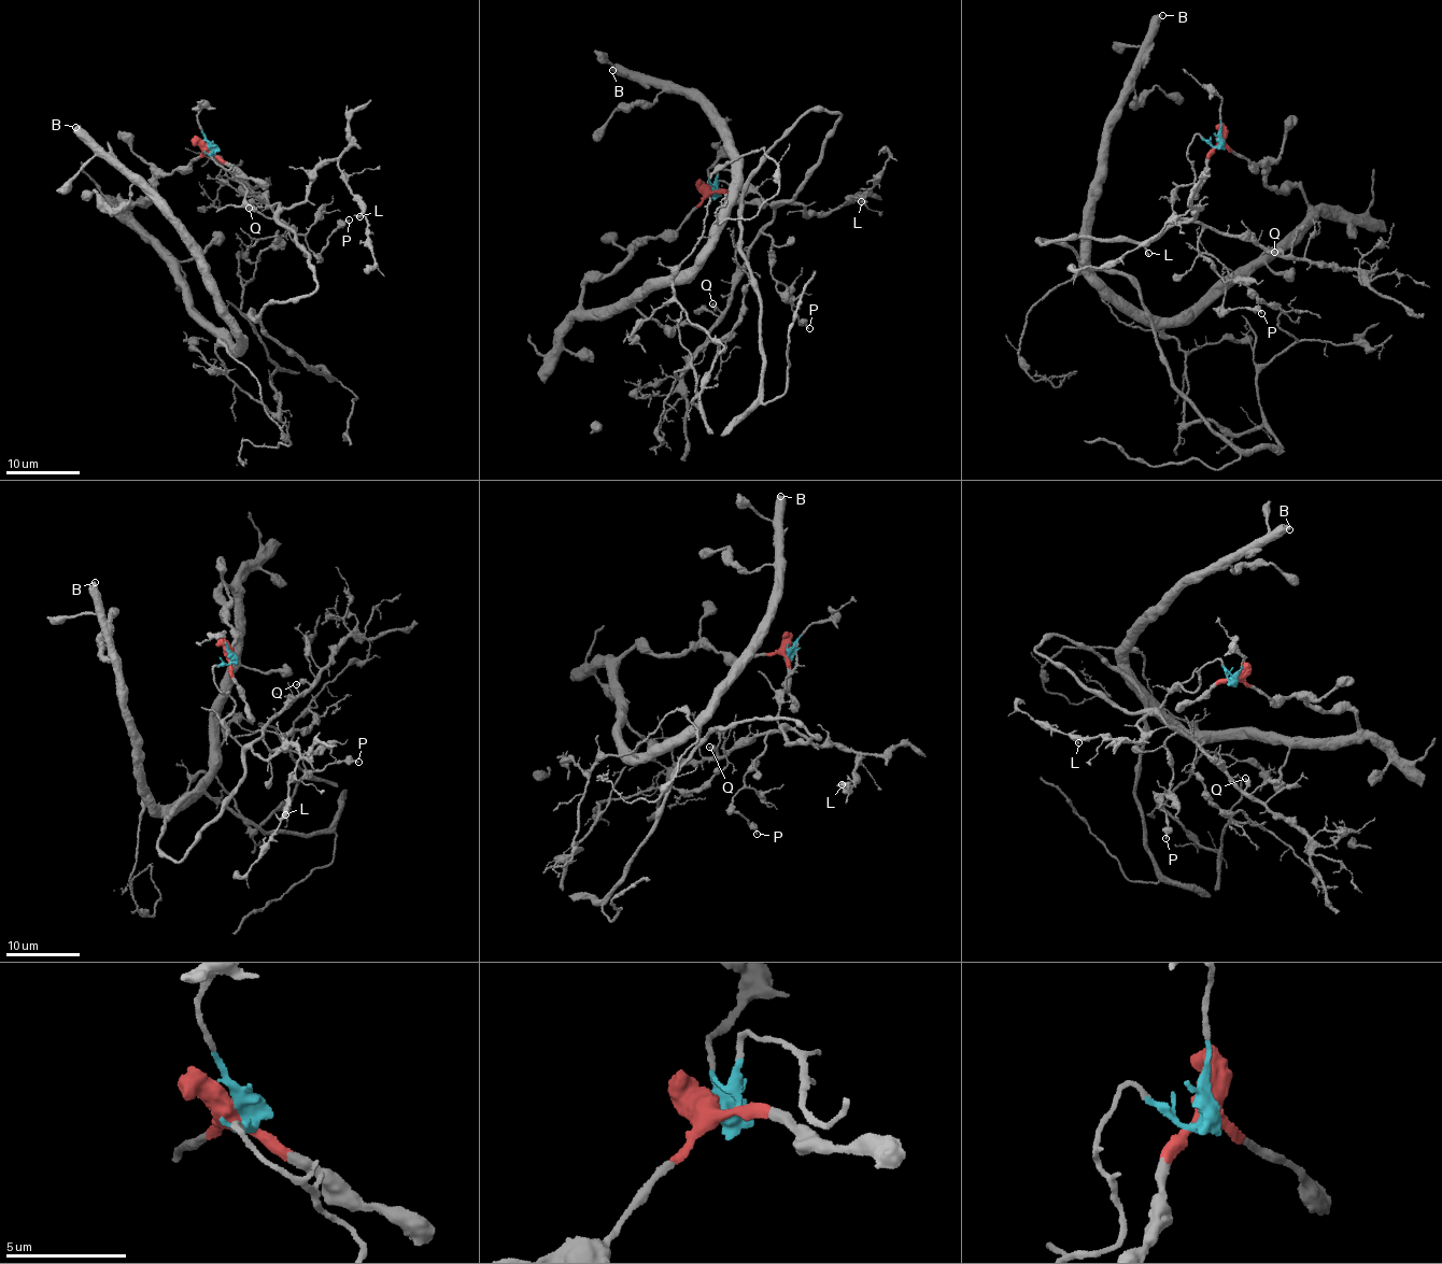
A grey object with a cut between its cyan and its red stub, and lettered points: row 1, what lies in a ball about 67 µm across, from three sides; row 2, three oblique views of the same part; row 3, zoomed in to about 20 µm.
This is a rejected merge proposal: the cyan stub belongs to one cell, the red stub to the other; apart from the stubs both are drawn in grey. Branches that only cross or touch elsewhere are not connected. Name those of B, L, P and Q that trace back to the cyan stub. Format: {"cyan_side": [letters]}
{"cyan_side": ["L", "P", "Q"]}

